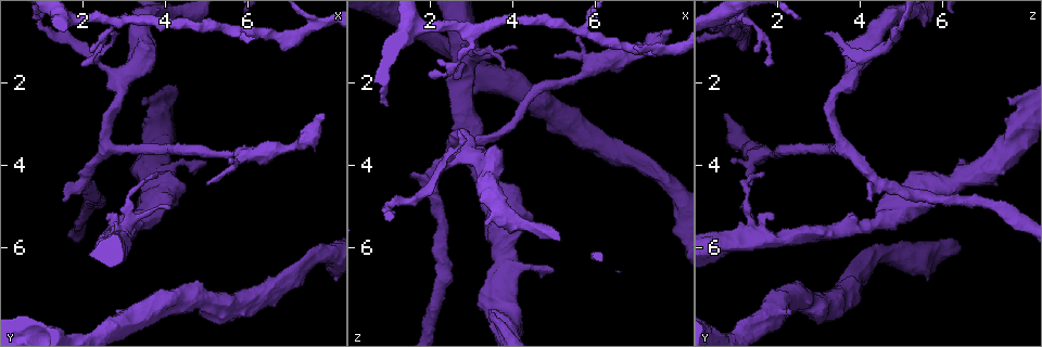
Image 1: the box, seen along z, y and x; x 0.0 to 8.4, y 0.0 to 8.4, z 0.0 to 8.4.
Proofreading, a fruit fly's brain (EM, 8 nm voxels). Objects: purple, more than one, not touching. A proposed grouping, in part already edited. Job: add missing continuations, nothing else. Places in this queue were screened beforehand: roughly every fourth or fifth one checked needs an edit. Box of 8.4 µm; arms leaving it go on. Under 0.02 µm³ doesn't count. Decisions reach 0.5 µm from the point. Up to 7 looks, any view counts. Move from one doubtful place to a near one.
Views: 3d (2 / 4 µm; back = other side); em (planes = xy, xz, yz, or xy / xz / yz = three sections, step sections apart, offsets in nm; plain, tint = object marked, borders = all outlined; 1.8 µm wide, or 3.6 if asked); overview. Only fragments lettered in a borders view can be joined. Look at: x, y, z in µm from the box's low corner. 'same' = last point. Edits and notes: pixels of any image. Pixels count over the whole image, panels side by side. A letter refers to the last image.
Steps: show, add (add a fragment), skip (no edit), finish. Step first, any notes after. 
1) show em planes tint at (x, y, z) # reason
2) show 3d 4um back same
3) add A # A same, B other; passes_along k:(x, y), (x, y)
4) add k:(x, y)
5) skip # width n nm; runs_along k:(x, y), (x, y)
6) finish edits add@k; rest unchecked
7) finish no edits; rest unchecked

show em planes borders at (3.50, 2.35, 7.60) # thick end

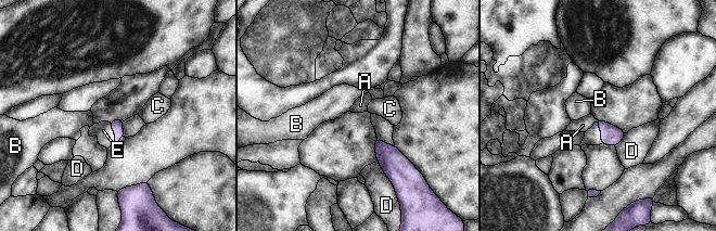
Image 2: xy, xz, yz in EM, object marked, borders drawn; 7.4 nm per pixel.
add E # A other, B other, C other, D other, E same; the neuron continues

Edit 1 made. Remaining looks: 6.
show overview

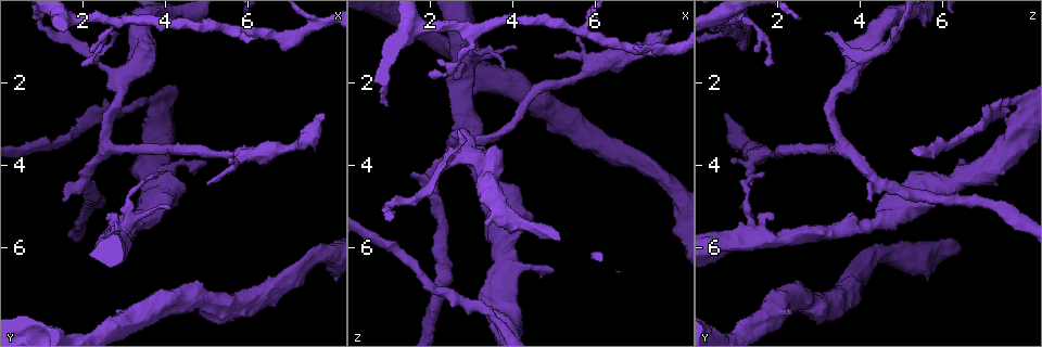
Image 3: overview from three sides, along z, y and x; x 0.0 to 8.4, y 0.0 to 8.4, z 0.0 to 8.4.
show 3d 2um at (4.95, 4.40, 1.30) # an open end

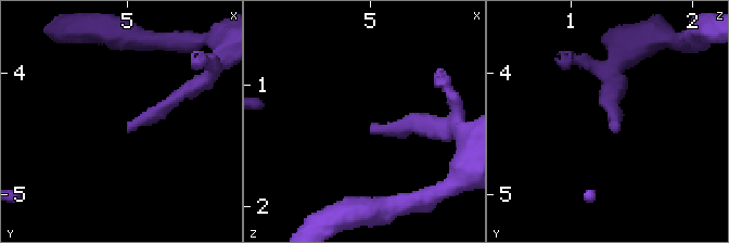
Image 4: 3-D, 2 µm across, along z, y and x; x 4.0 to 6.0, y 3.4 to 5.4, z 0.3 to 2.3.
show em xz step 4 plain at (5.02, 4.44, 1.32)

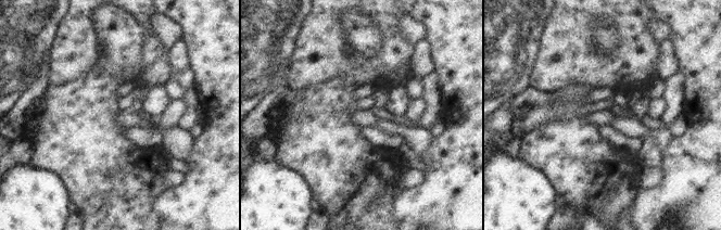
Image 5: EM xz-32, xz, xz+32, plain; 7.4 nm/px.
show em xz step 4 borders same # what lies round it

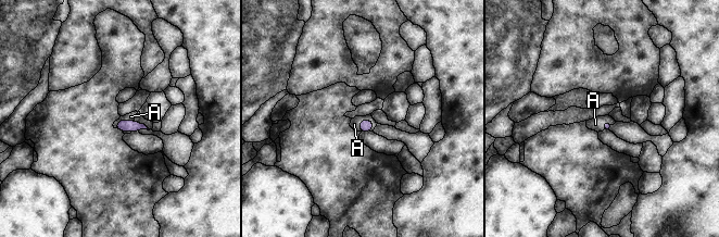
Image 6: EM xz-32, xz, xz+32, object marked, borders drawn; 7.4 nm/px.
add A # A same; passes_along 6:(366, 125), (363, 120), (354, 124); the neuron continues

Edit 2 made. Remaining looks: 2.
finish edits add@2, add@6; rest unchecked

